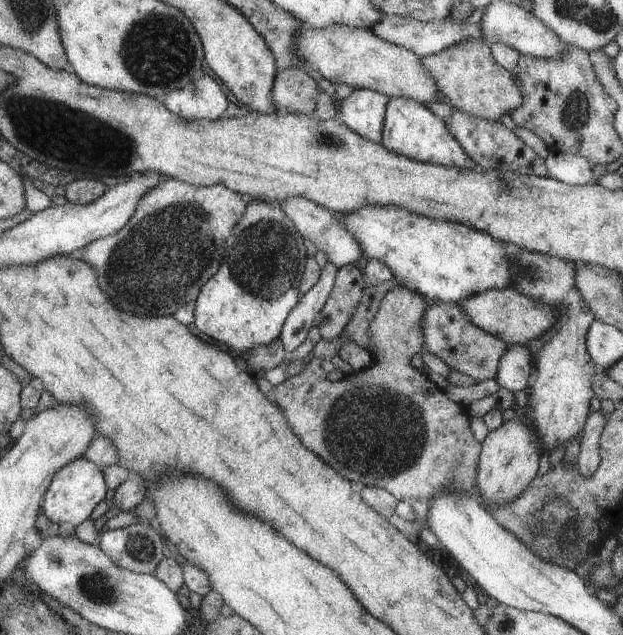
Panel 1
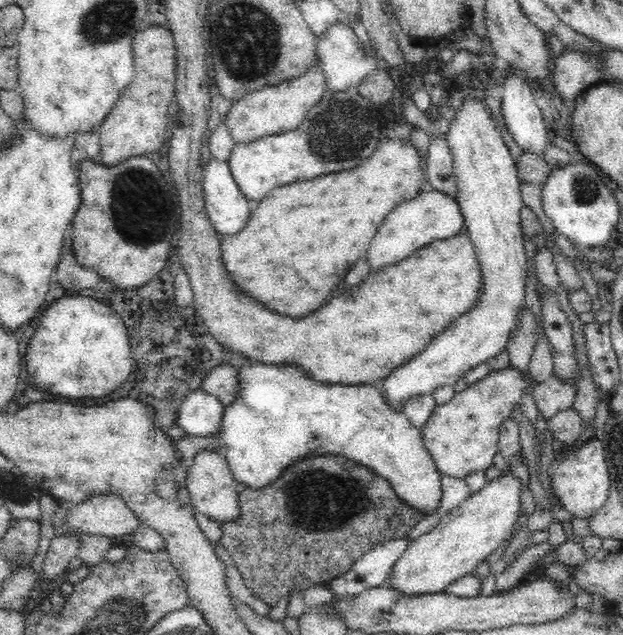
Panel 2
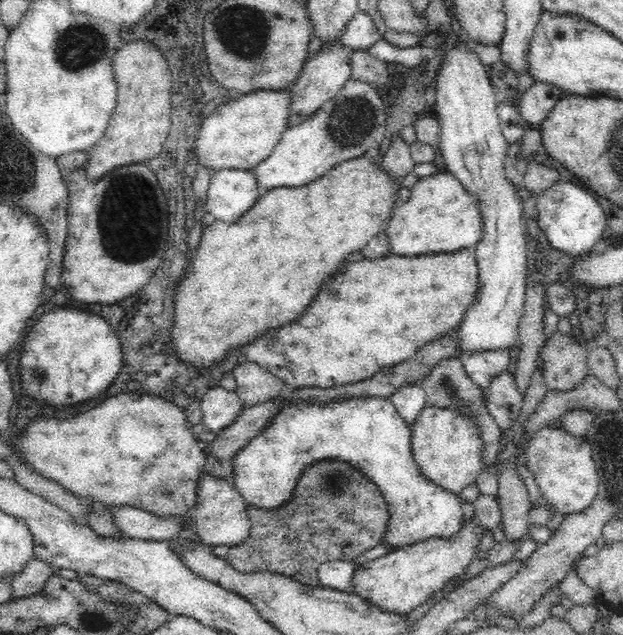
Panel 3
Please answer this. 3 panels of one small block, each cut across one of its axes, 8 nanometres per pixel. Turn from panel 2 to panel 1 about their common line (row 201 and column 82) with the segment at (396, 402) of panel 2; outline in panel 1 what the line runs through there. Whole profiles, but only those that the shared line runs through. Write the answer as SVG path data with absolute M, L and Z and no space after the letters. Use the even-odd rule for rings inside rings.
M85 457L77 458L55 471L41 501L41 510L45 516L62 528L73 529L85 519L89 519L91 510L99 500L104 500L107 486L103 473L98 466Z

